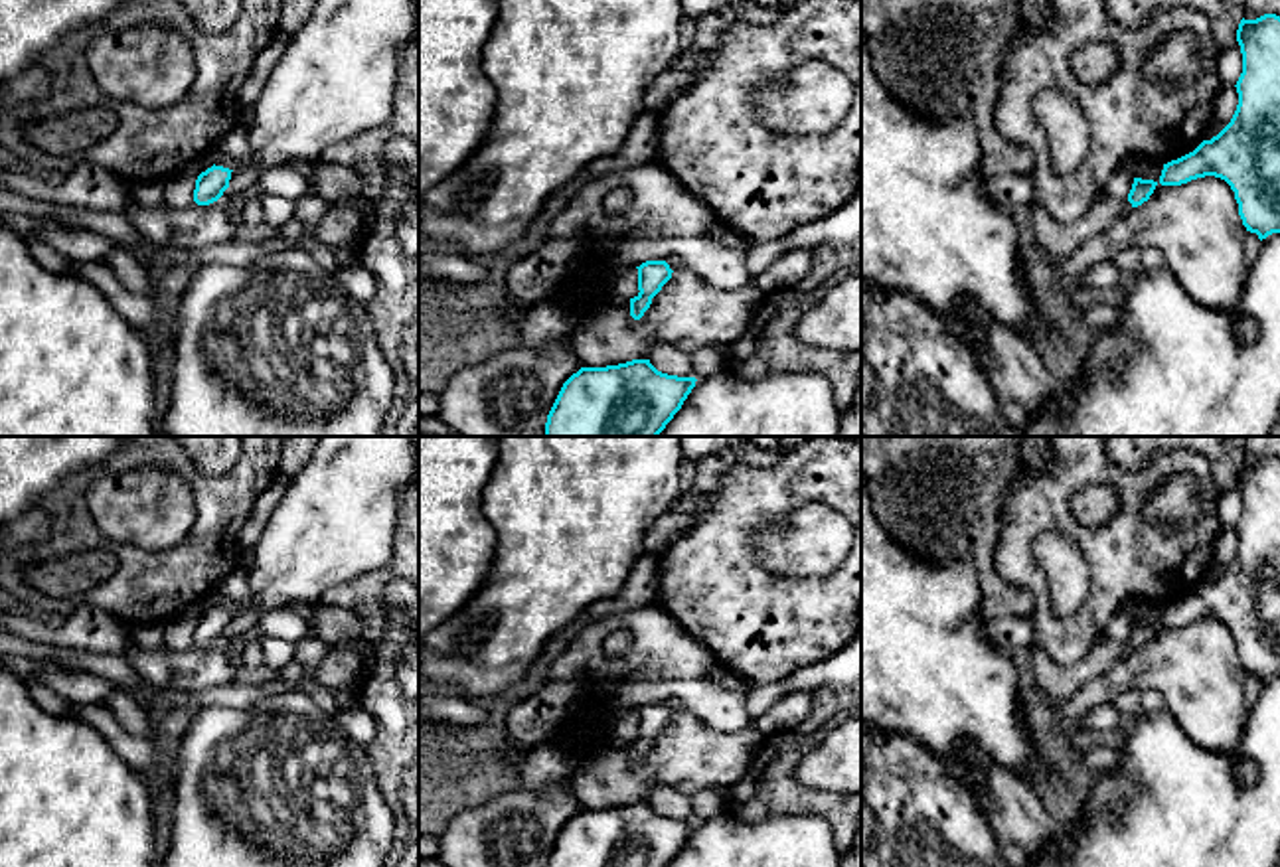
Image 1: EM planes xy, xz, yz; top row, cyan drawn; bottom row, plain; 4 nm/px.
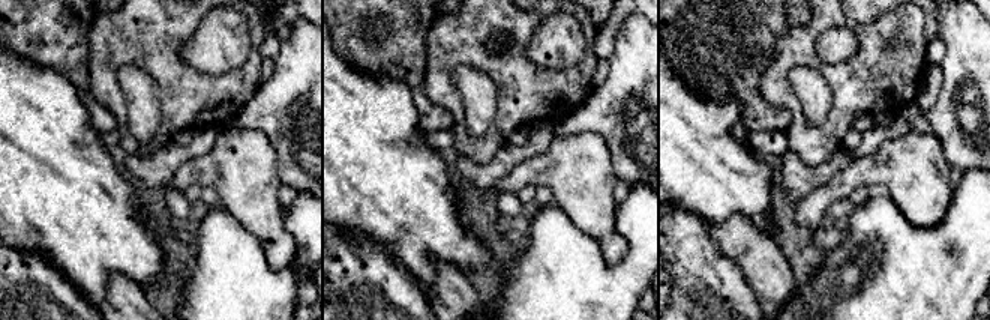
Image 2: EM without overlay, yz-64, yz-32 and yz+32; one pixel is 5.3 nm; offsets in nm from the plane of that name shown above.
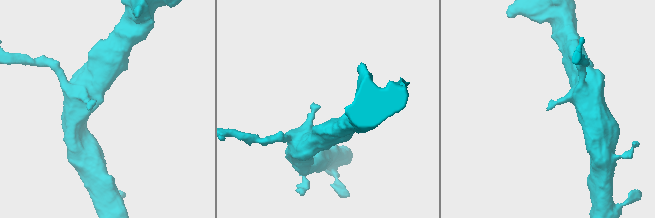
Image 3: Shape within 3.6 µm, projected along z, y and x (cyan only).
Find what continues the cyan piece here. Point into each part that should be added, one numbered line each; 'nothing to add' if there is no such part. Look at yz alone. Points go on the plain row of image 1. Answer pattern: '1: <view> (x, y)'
nothing to add

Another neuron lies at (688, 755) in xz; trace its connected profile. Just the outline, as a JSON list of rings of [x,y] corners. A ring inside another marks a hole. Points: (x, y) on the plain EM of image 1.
[[[676,711],[640,762],[630,758],[630,743],[616,737],[579,758],[571,790],[581,810],[606,810],[648,802],[656,786],[672,786],[685,796],[731,788],[745,776],[762,741],[755,725],[723,733],[689,711]]]

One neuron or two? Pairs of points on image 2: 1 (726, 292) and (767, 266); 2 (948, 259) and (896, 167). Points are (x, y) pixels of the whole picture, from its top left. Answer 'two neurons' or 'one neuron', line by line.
1: two neurons
2: two neurons

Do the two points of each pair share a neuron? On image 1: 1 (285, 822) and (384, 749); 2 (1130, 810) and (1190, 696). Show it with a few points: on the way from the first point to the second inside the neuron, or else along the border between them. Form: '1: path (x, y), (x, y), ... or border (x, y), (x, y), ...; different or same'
1: border (364, 747), (374, 783), (386, 802); different
2: border (1166, 708), (1194, 741), (1213, 749); different

